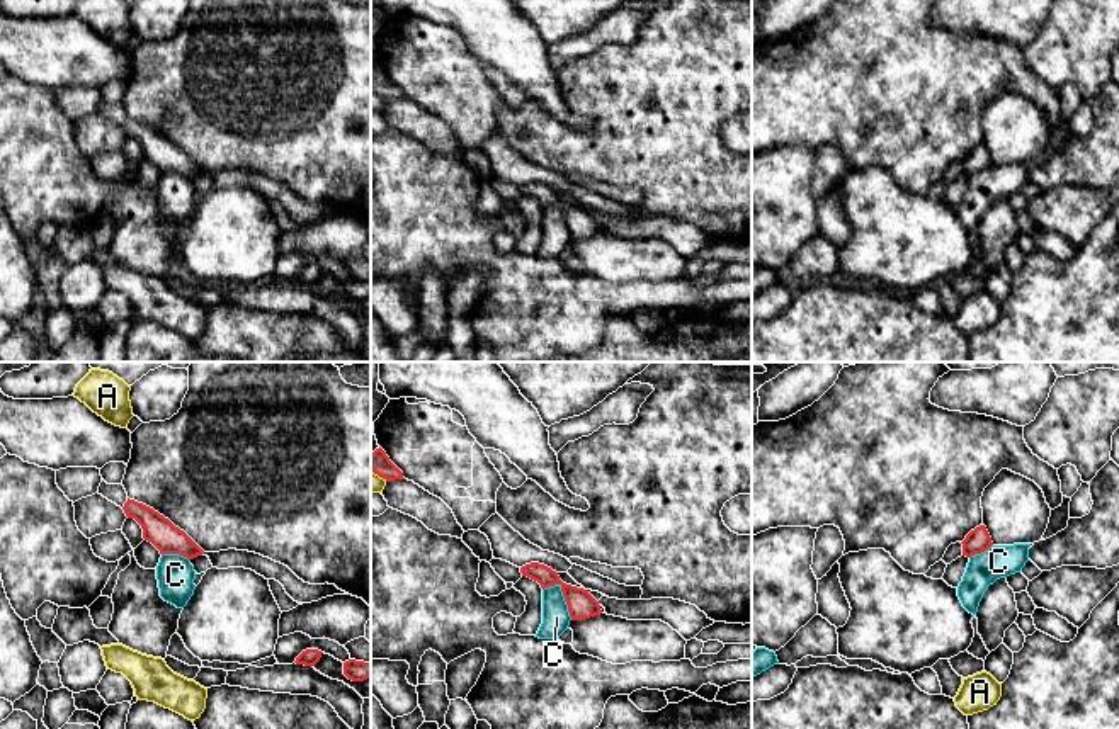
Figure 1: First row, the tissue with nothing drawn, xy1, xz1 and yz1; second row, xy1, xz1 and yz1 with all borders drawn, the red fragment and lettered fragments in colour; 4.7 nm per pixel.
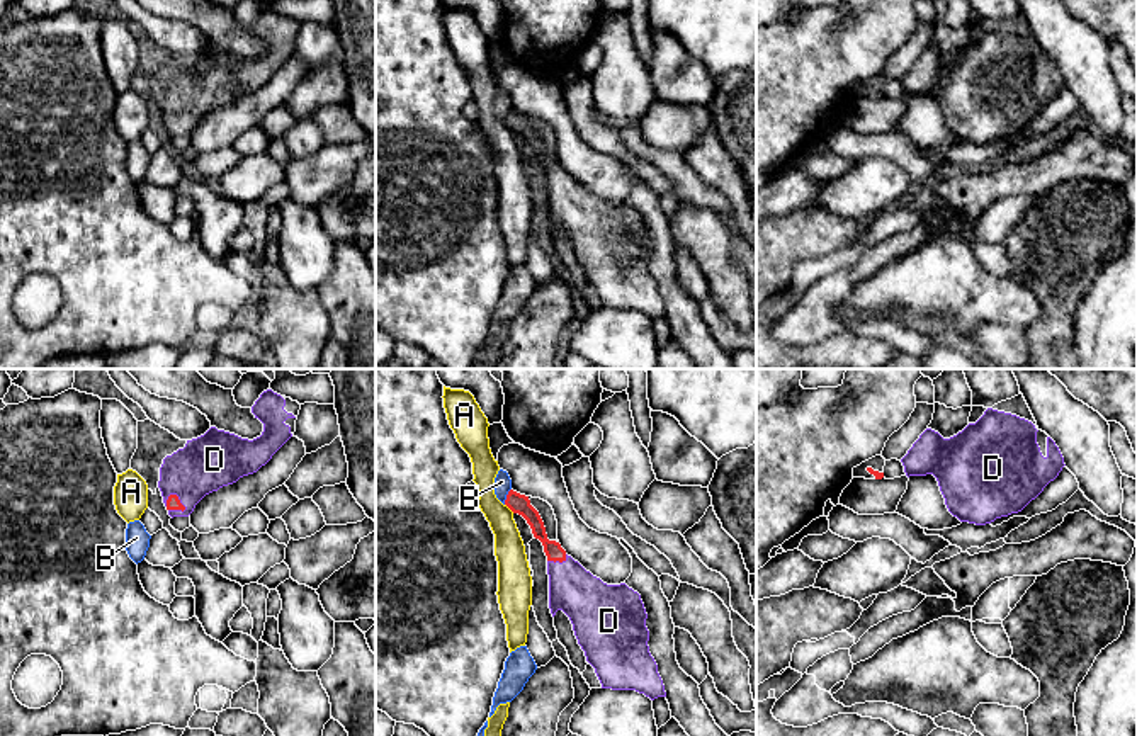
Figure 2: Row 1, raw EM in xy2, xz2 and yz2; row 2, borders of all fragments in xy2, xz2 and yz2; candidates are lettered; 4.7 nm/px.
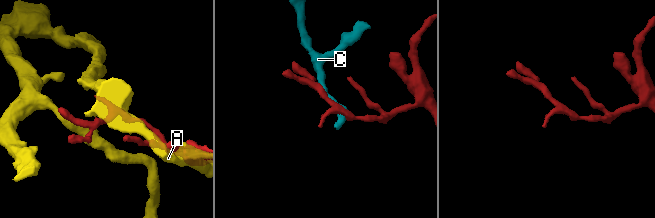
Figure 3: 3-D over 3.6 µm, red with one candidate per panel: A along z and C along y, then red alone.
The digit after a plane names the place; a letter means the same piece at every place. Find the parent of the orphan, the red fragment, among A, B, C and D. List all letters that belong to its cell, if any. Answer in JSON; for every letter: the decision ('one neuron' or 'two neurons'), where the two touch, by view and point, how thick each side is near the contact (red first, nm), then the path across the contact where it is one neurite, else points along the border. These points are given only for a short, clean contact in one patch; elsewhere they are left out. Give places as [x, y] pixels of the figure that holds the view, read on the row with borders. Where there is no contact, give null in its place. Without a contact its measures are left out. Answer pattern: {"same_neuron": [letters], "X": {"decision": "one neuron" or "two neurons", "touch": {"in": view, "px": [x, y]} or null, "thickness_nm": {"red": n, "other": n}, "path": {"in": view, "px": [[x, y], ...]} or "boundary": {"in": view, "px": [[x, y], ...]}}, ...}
{"same_neuron": ["D"], "A": {"decision": "two neurons", "touch": {"in": "xz2", "px": [510, 509]}, "thickness_nm": {"red": 100, "other": 140}}, "B": {"decision": "two neurons", "touch": {"in": "xz2", "px": [507, 497]}, "thickness_nm": {"red": 100, "other": 80}, "boundary": {"in": "xz2", "px": [[510, 488], [503, 503]]}}, "C": {"decision": "two neurons", "touch": {"in": "xz1", "px": [563, 595]}, "thickness_nm": {"red": 130, "other": 130}, "boundary": {"in": "xz1", "px": [[545, 587], [560, 587], [572, 619]]}}, "D": {"decision": "one neuron", "touch": {"in": "xy2", "px": [177, 498]}, "thickness_nm": {"red": 60, "other": 260}, "path": {"in": "xy2", "px": [[172, 503], [177, 498], [211, 461]]}}}

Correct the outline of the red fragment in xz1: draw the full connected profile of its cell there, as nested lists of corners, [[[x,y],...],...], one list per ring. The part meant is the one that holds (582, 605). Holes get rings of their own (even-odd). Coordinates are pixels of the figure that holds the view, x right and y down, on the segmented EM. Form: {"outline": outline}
{"outline": [[[531,562],[522,566],[520,573],[522,576],[537,581],[542,590],[560,585],[571,620],[585,620],[602,613],[599,602],[588,593],[588,590],[563,583],[558,573],[553,571],[551,568],[539,562]]]}

